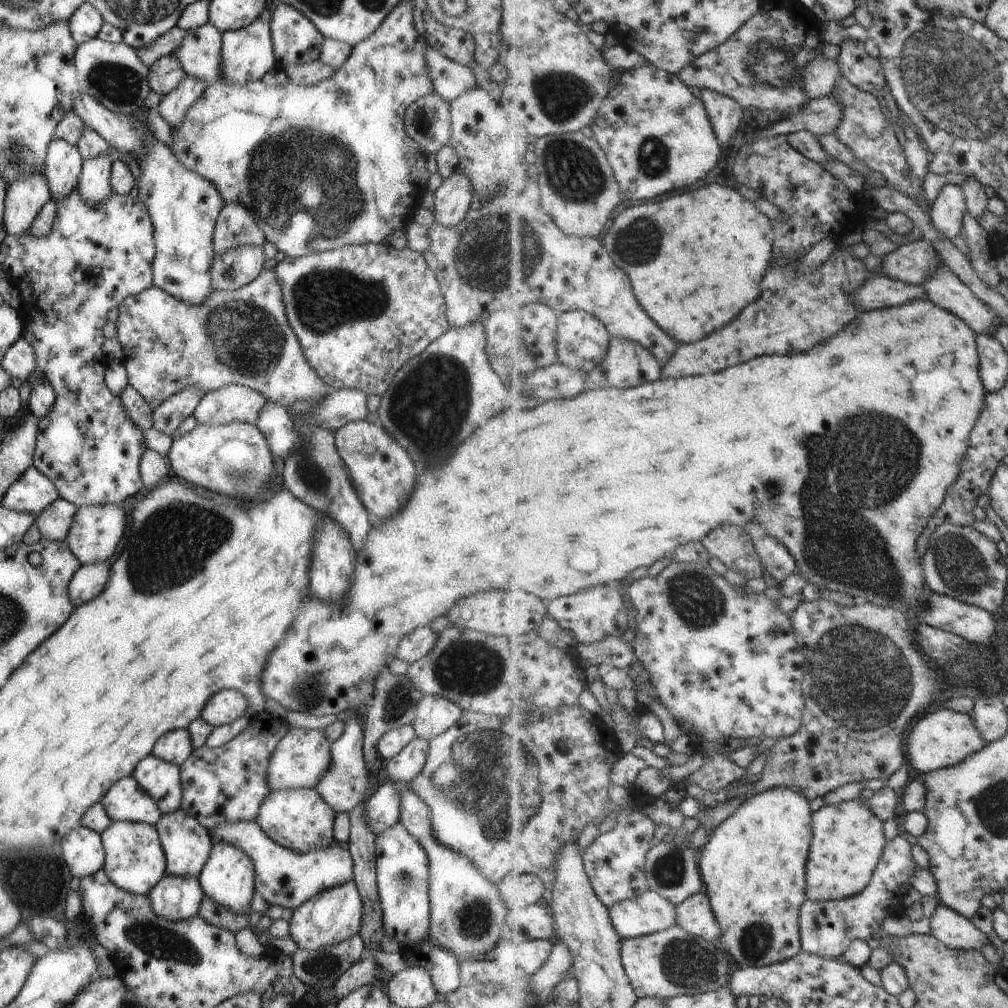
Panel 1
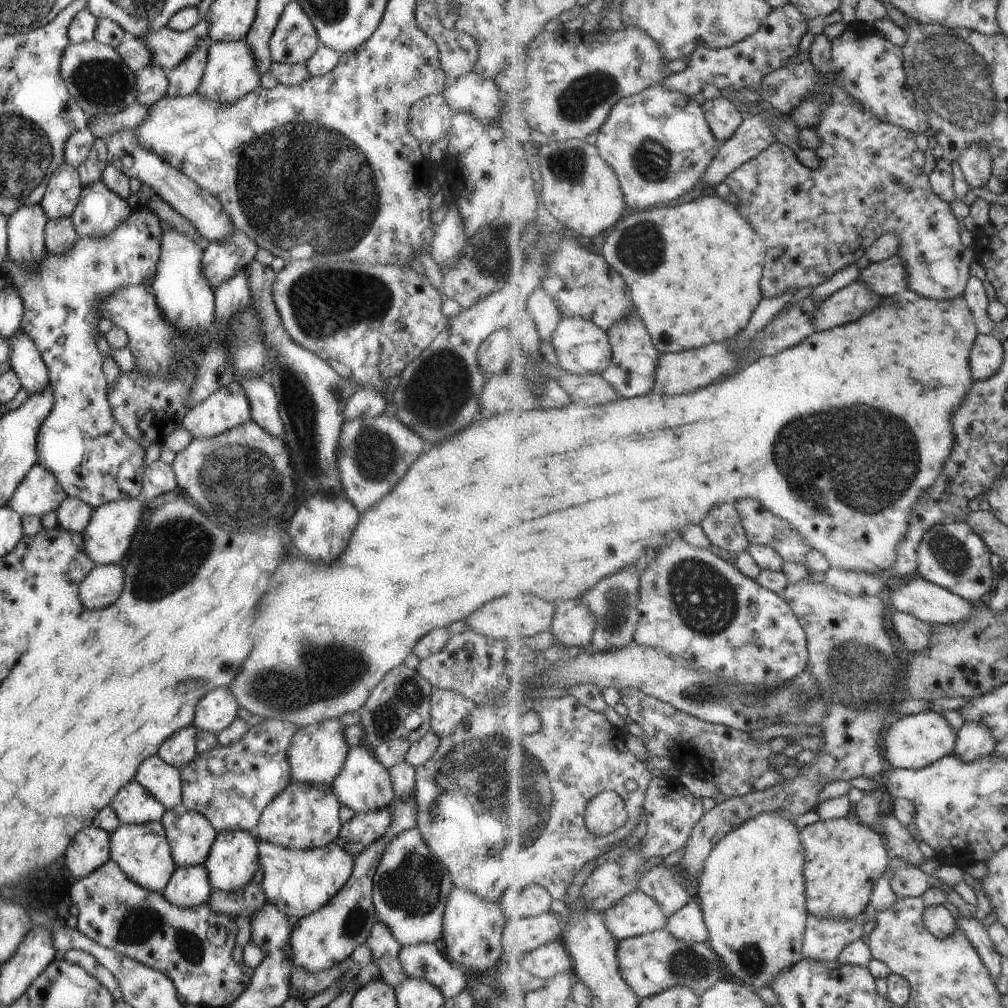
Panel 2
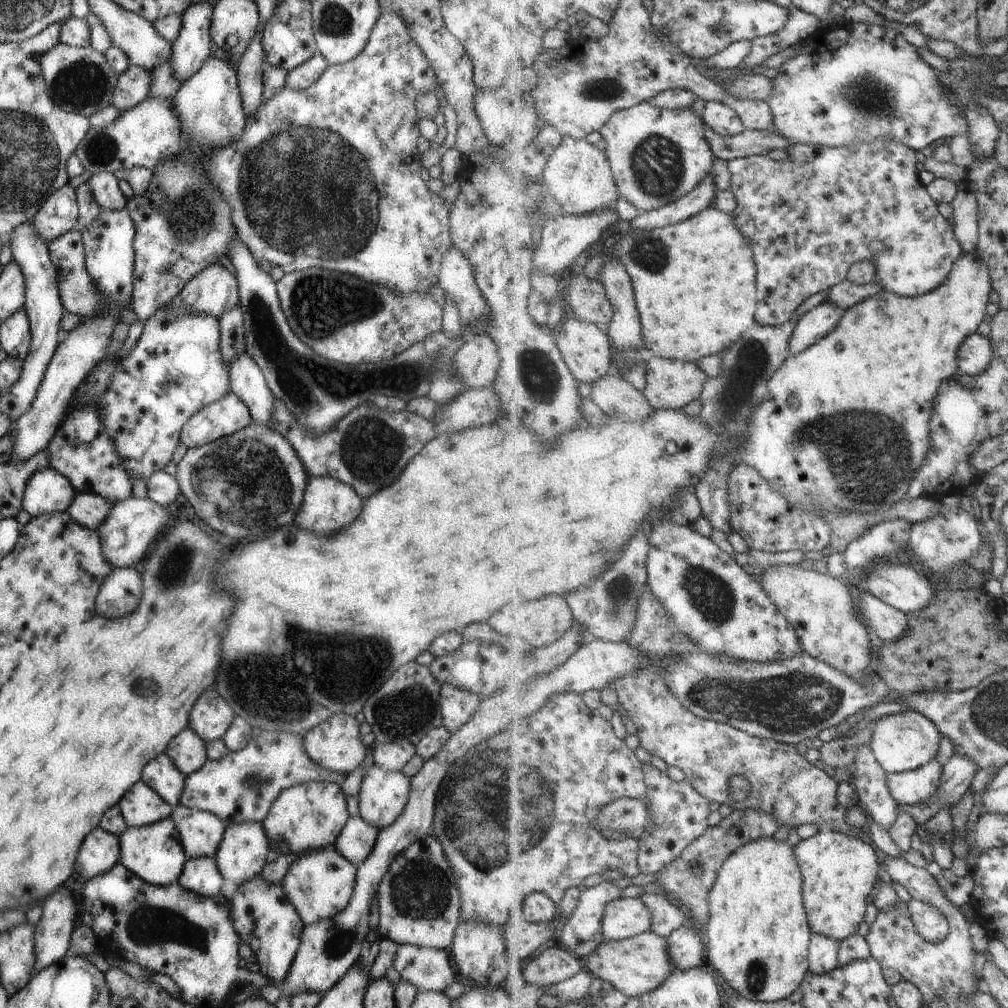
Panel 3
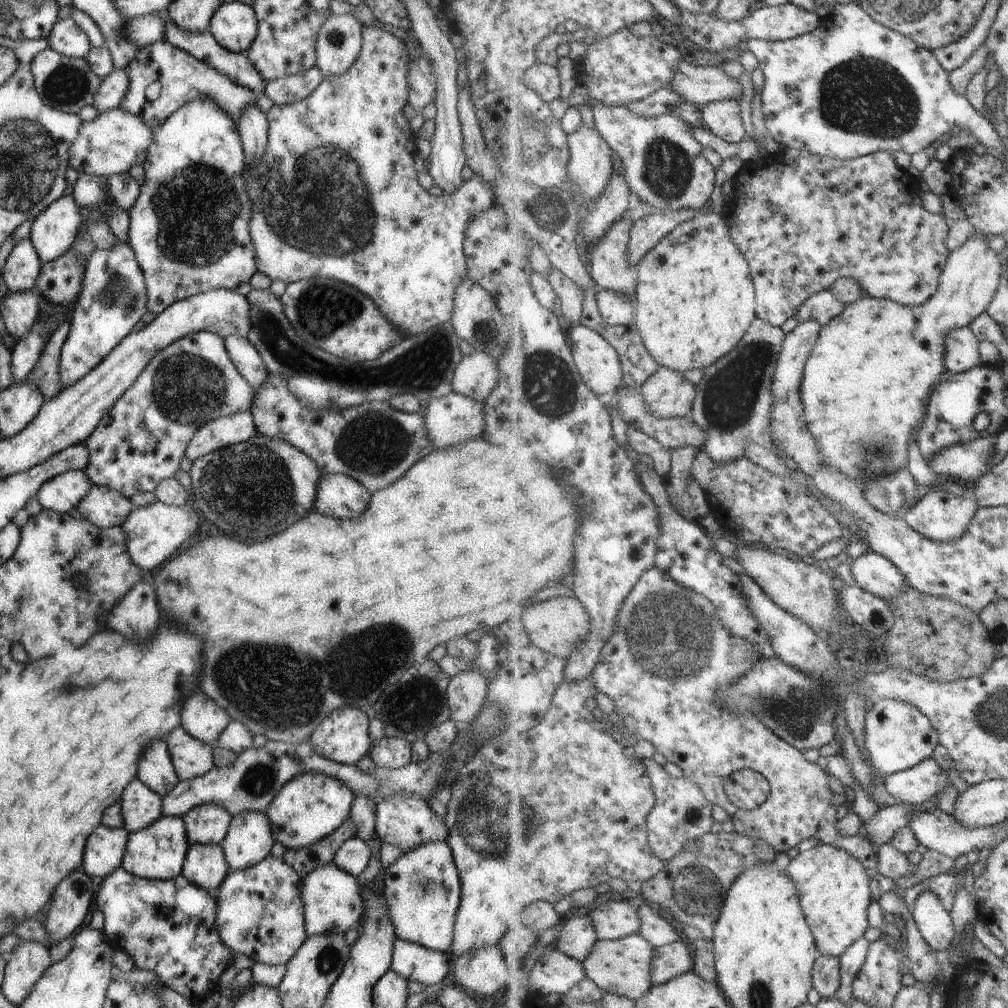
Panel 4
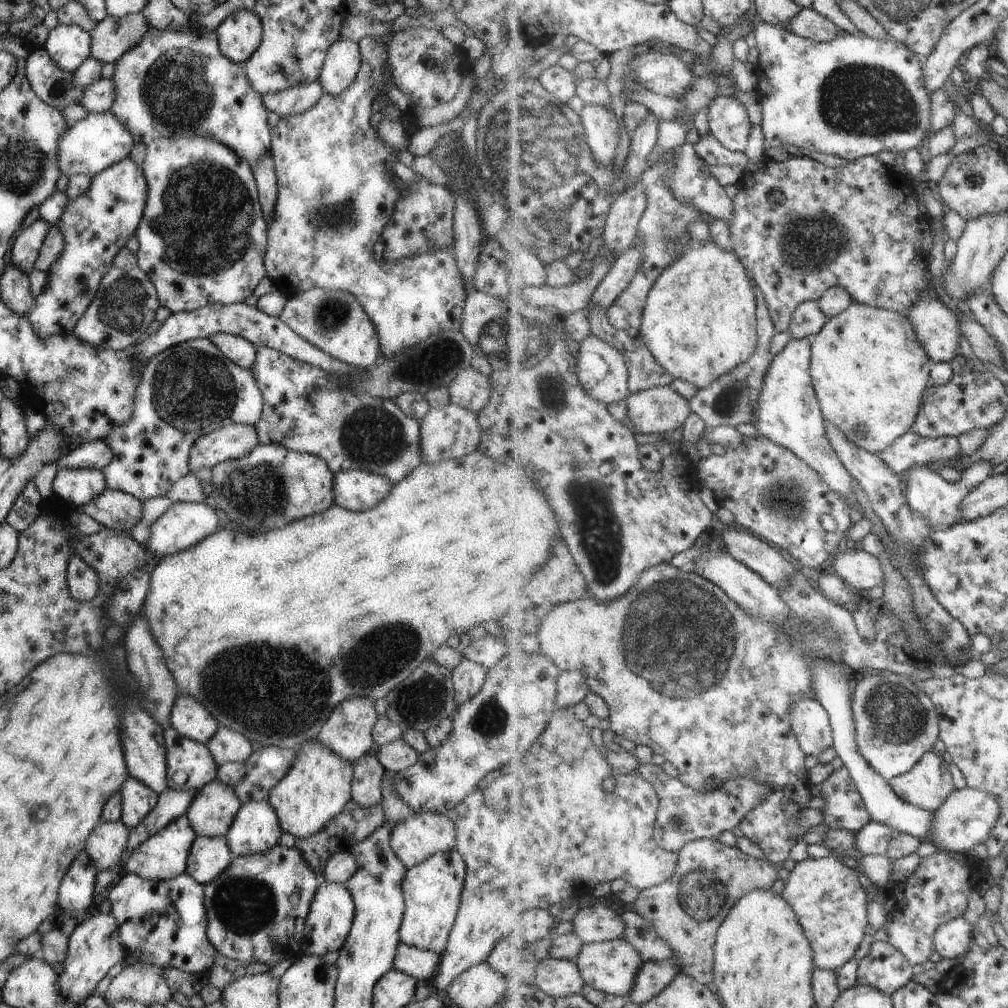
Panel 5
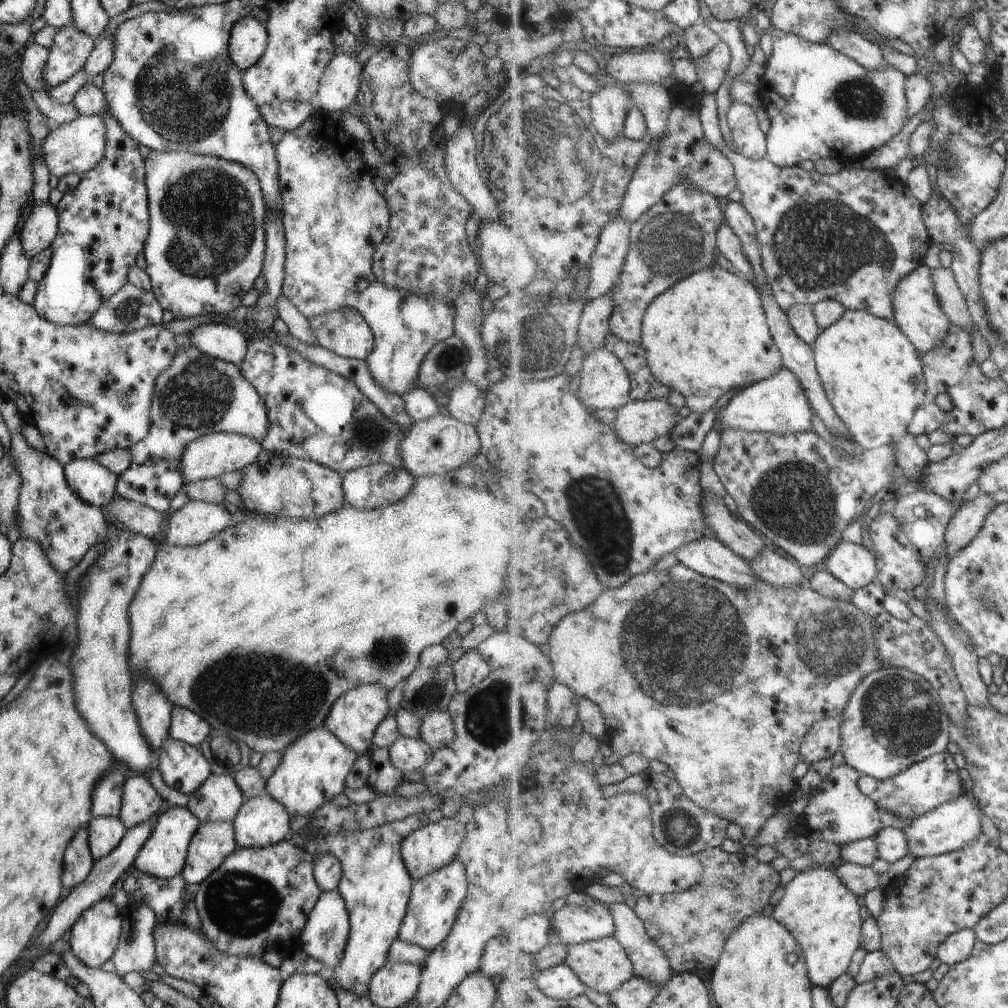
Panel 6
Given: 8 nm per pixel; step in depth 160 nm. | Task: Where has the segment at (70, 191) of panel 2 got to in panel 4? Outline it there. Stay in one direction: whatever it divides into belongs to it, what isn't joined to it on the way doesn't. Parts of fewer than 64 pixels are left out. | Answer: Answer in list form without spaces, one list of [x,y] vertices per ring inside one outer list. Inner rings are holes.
[[[61,195],[33,220],[28,235],[42,263],[52,261],[71,248],[82,222],[81,210],[71,195]]]

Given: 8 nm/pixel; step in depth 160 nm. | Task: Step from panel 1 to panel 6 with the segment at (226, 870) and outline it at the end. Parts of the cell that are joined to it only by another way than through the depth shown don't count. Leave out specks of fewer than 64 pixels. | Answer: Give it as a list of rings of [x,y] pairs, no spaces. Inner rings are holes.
[[[267,794],[244,799],[231,822],[236,846],[261,848],[287,839],[289,817],[285,807]]]

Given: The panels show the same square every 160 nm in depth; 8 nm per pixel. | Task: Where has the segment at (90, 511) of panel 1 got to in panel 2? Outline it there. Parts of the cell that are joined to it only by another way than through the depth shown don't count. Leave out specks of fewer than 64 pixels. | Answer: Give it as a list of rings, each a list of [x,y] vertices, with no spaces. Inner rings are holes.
[[[135,497],[130,499],[114,500],[95,507],[90,514],[87,526],[82,530],[85,554],[96,565],[122,563],[127,556],[128,548],[139,526],[143,514],[143,499]]]

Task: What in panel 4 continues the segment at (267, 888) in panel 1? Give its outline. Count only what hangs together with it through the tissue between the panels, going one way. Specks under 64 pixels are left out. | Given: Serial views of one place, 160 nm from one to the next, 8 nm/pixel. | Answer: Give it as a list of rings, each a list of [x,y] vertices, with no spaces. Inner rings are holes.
[[[333,863],[321,865],[301,877],[301,900],[304,908],[306,936],[335,933],[339,936],[360,920],[362,898],[357,878],[337,868]]]

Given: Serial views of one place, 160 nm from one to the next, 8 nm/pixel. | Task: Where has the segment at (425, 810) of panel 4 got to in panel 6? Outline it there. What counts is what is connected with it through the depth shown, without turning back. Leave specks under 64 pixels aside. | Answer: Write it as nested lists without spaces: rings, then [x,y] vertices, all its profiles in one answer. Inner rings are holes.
[[[443,817],[435,823],[428,822],[424,827],[414,831],[409,830],[409,833],[400,842],[400,857],[412,880],[419,880],[455,859],[465,831],[463,823],[457,821],[456,818],[447,817]]]

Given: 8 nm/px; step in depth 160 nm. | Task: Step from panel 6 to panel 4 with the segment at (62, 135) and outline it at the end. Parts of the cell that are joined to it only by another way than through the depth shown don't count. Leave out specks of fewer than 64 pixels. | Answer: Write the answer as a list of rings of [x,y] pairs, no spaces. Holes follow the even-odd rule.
[[[119,107],[100,112],[93,120],[83,123],[77,138],[66,152],[68,166],[77,172],[108,177],[124,173],[133,166],[141,164],[148,151],[152,130],[141,119],[123,112]]]

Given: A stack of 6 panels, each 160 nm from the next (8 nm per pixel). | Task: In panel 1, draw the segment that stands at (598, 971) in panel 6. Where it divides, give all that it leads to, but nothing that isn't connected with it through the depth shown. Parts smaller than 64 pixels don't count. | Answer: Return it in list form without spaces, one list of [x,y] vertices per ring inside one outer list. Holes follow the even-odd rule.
[[[679,925],[650,935],[622,939],[622,960],[639,998],[671,999],[679,995],[700,995],[719,991],[730,984],[734,962],[715,940],[707,940]]]

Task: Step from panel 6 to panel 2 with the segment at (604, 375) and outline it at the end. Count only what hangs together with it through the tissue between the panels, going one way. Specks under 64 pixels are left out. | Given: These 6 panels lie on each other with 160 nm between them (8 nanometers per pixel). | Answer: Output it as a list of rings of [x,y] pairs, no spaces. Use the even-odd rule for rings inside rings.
[[[563,317],[554,332],[551,346],[550,355],[557,358],[559,366],[574,375],[603,375],[610,367],[613,358],[608,332],[583,317]]]

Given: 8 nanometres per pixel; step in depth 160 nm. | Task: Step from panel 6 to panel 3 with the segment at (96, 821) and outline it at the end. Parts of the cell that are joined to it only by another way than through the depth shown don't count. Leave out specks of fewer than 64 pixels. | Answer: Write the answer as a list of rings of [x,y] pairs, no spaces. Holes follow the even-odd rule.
[[[98,826],[79,844],[73,866],[74,876],[90,879],[109,870],[120,859],[118,836],[101,830]]]

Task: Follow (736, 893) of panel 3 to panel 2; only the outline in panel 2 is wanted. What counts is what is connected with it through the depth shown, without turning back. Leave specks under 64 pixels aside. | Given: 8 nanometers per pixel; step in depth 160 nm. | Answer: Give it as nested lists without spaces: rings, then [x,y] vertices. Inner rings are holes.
[[[766,815],[747,821],[716,844],[698,884],[698,896],[710,932],[709,945],[722,958],[726,972],[747,987],[769,987],[784,971],[804,958],[808,922],[807,883],[801,830],[788,817]]]

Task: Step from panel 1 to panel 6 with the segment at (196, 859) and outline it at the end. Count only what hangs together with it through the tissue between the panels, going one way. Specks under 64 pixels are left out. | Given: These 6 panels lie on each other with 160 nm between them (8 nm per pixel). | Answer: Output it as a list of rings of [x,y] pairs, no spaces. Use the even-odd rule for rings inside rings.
[[[210,773],[205,782],[188,794],[186,807],[200,822],[232,822],[243,804],[239,787],[230,774]]]

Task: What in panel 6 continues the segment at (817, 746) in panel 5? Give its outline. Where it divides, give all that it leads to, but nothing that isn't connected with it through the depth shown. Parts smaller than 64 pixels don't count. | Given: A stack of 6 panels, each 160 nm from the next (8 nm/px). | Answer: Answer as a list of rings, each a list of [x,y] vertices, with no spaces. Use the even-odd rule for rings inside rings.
[[[827,717],[818,721],[804,736],[802,760],[810,764],[830,759],[842,747],[841,719]]]

